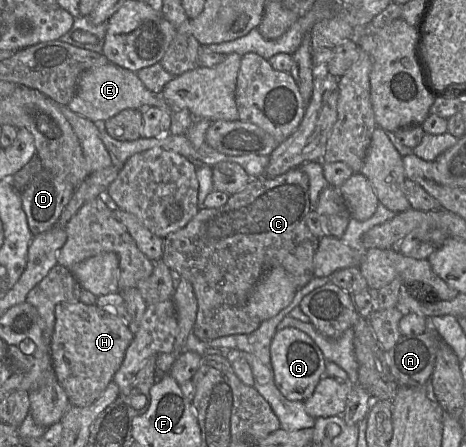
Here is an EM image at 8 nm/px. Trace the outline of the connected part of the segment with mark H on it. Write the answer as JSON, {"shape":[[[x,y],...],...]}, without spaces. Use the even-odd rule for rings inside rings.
{"shape":[[[81,301],[61,302],[55,306],[55,324],[50,341],[52,367],[71,405],[86,407],[101,396],[119,369],[133,336],[129,325],[112,310]]]}

